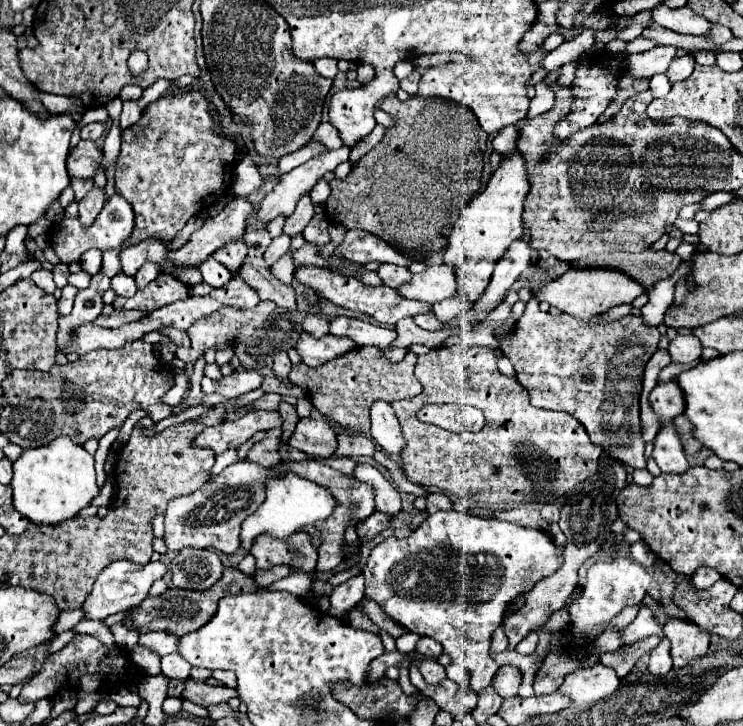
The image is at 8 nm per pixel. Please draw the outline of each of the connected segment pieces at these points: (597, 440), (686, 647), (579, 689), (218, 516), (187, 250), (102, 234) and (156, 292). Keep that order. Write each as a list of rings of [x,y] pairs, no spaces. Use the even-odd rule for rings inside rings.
[[[532,290],[532,298],[518,320],[516,330],[498,340],[516,370],[516,380],[528,390],[532,406],[572,414],[588,430],[592,444],[600,446],[606,454],[612,454],[612,458],[620,458],[620,462],[630,468],[646,468],[644,438],[640,434],[640,390],[644,366],[656,352],[658,328],[646,324],[642,316],[634,314],[612,322],[604,322],[600,314],[588,320],[578,320],[562,312],[554,318],[538,308],[536,294],[538,292]]]
[[[668,616],[662,630],[672,642],[674,668],[680,668],[680,666],[684,666],[708,652],[710,632],[700,628],[698,624],[694,624],[688,618]]]
[[[596,662],[592,666],[576,668],[574,674],[568,674],[568,678],[564,678],[560,686],[560,692],[568,696],[570,704],[592,706],[608,698],[614,690],[618,690],[618,686],[618,674],[602,662]]]
[[[242,460],[222,470],[216,478],[212,478],[212,482],[206,482],[196,492],[172,498],[172,502],[168,502],[164,520],[164,540],[168,550],[178,552],[186,546],[194,546],[234,554],[240,546],[240,524],[264,502],[264,480],[270,472],[270,468],[262,468],[248,460]]]
[[[232,198],[220,214],[208,218],[204,226],[192,234],[186,246],[174,250],[170,254],[170,260],[178,266],[200,264],[206,256],[224,246],[228,240],[242,240],[246,224],[252,216],[254,206],[248,202],[248,198]]]
[[[116,190],[104,204],[102,212],[98,214],[98,218],[94,220],[92,226],[82,226],[78,218],[64,218],[60,222],[60,230],[56,230],[56,234],[50,236],[52,240],[52,248],[54,252],[58,254],[60,262],[64,264],[70,264],[70,262],[78,262],[80,256],[90,250],[90,248],[98,248],[98,250],[108,250],[108,248],[114,248],[114,246],[120,246],[130,234],[132,234],[132,228],[134,228],[134,212],[132,212],[132,206],[124,200],[124,196]]]
[[[160,272],[156,280],[152,280],[146,288],[140,288],[132,298],[124,298],[124,296],[116,296],[112,306],[116,310],[146,310],[152,312],[164,304],[176,302],[188,298],[188,286],[184,282],[180,282],[178,278]]]

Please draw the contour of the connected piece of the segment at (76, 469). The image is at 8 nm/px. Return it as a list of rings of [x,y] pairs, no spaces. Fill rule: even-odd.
[[[54,438],[48,446],[28,448],[12,464],[12,490],[14,506],[28,520],[38,524],[58,524],[62,520],[74,518],[78,510],[88,506],[92,498],[98,496],[94,456],[80,444],[72,444],[68,438]]]

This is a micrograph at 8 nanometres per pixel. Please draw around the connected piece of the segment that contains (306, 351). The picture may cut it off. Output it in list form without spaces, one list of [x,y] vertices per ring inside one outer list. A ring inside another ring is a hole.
[[[300,332],[300,338],[294,346],[302,358],[304,364],[316,368],[322,366],[324,362],[330,362],[332,358],[338,358],[340,354],[346,354],[348,350],[356,348],[356,342],[350,338],[338,338],[334,334],[324,334],[320,338],[314,338],[308,332]]]

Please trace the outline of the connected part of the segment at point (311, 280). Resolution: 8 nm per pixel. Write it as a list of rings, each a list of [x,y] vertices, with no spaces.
[[[306,264],[298,266],[294,270],[294,280],[298,280],[308,290],[314,290],[322,298],[326,298],[338,306],[364,312],[382,324],[396,324],[398,320],[402,320],[406,316],[418,316],[418,314],[432,312],[432,306],[424,306],[424,302],[412,302],[412,300],[400,298],[400,294],[396,294],[396,290],[392,290],[388,286],[370,288],[370,286],[364,286],[358,278],[346,278],[342,274],[336,274],[328,268],[320,268],[320,266],[306,266]]]

